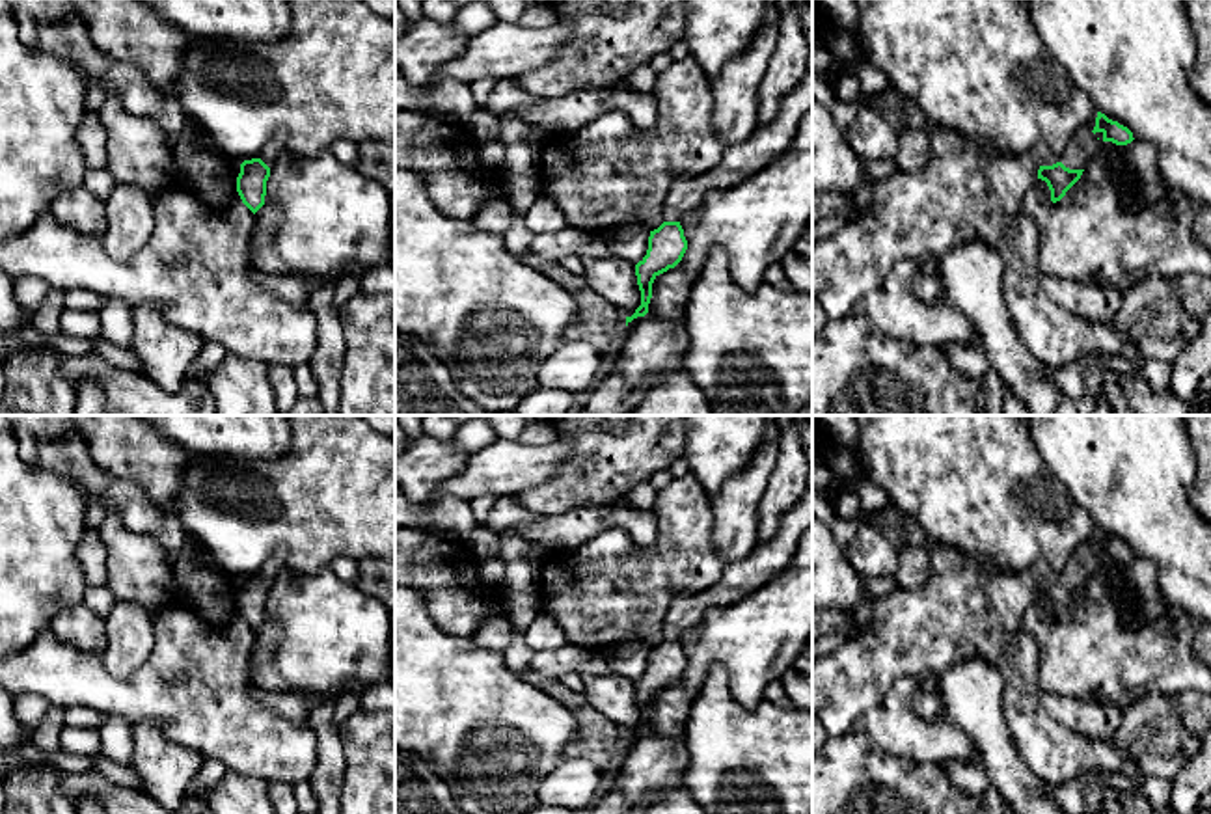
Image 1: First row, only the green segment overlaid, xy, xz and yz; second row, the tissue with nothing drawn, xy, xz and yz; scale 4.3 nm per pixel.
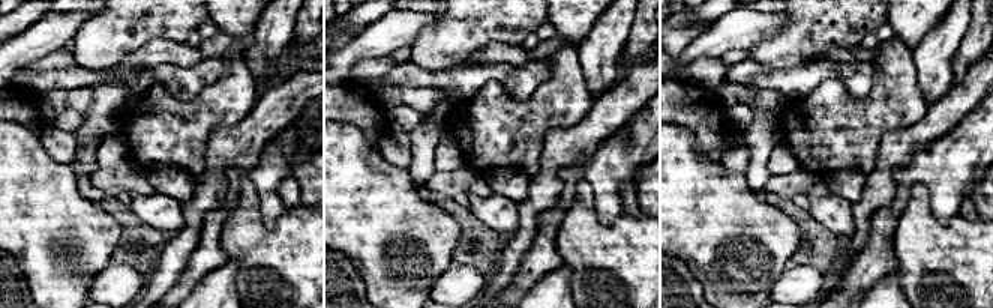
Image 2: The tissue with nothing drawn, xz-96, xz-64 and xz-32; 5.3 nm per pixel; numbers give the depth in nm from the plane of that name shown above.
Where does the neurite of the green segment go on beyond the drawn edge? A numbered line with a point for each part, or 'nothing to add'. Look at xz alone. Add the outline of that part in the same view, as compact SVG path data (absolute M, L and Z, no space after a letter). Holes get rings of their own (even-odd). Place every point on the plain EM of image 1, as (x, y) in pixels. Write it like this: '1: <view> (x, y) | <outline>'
1: xz (768, 557) | M812 468L803 497L782 516L777 533L769 540L755 544L751 553L725 564L715 585L702 592L676 596L665 613L665 639L680 639L684 631L702 626L710 609L740 602L760 587L771 583L796 557L801 538L812 529Z

